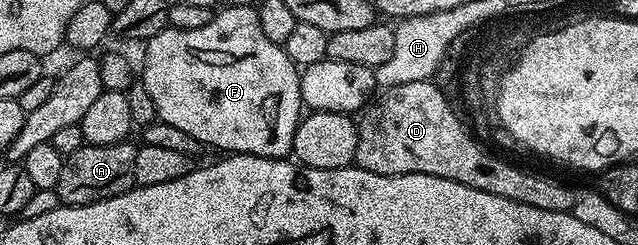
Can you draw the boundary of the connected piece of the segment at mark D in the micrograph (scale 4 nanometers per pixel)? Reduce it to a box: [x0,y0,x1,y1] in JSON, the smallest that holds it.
[355,79,574,213]

